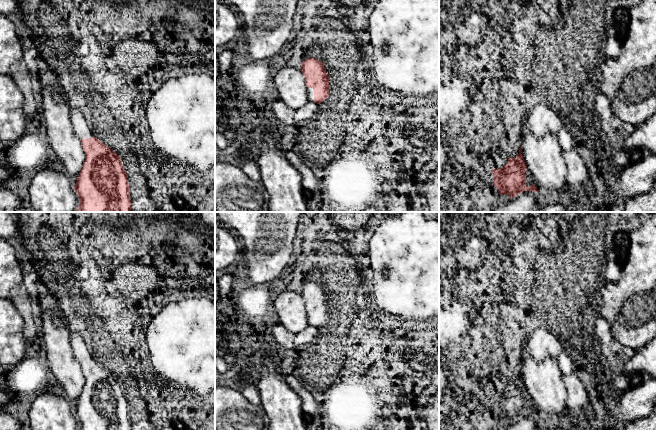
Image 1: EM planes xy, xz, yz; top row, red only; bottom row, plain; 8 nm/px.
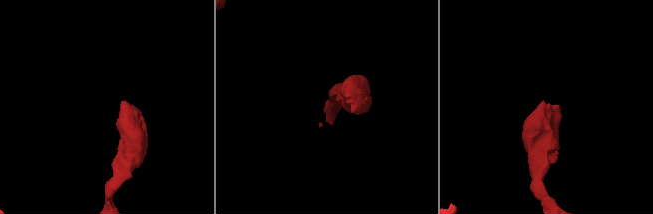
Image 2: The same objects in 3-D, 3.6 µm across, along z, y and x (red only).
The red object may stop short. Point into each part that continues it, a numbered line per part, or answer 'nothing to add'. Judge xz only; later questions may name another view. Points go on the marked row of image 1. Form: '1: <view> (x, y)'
1: xz (310, 91)

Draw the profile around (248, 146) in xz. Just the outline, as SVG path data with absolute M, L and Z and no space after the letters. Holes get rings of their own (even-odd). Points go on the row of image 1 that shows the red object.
M246 141L239 147L240 151L243 153L253 153L254 156L256 157L257 154L259 153L260 147L256 147L251 141Z

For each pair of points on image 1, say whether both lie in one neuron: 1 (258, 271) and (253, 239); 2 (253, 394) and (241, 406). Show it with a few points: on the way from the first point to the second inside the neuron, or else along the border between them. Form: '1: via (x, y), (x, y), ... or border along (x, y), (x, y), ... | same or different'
1: via (258, 263), (258, 247) | same
2: border along (239, 390), (251, 402), (261, 406) | different

